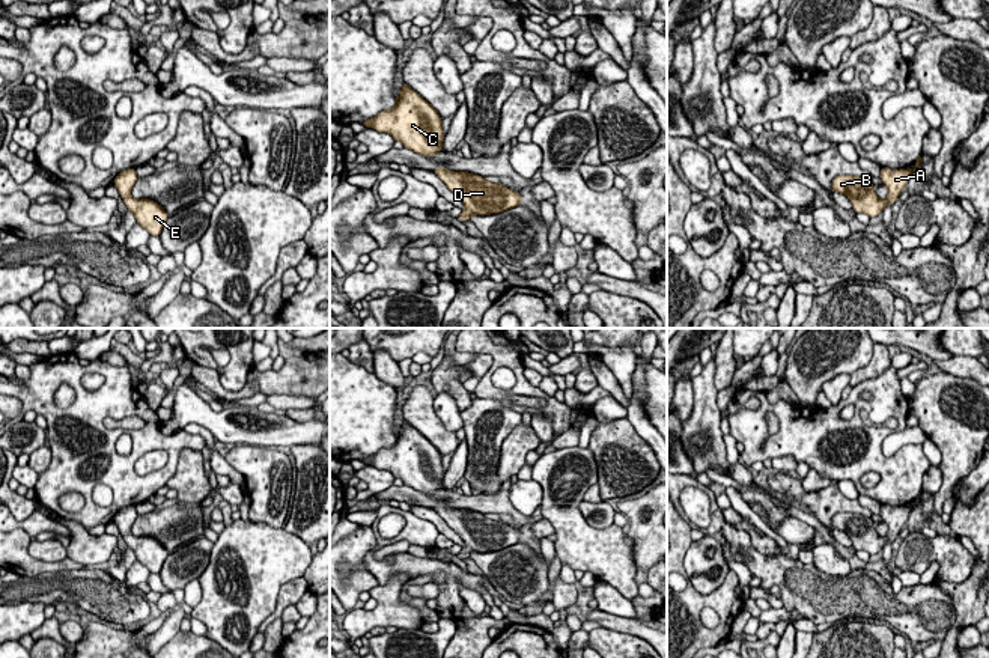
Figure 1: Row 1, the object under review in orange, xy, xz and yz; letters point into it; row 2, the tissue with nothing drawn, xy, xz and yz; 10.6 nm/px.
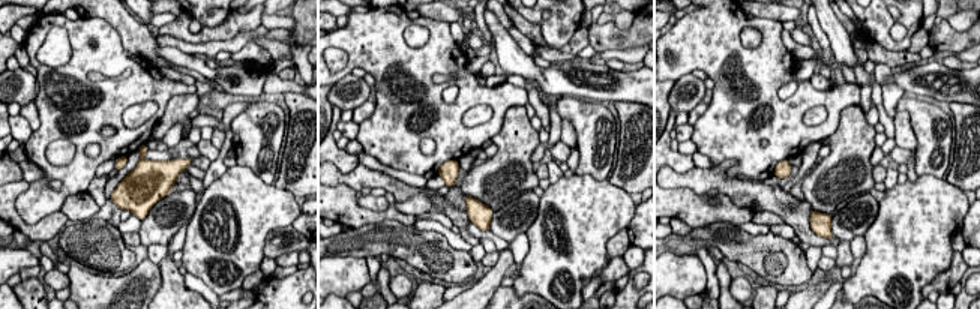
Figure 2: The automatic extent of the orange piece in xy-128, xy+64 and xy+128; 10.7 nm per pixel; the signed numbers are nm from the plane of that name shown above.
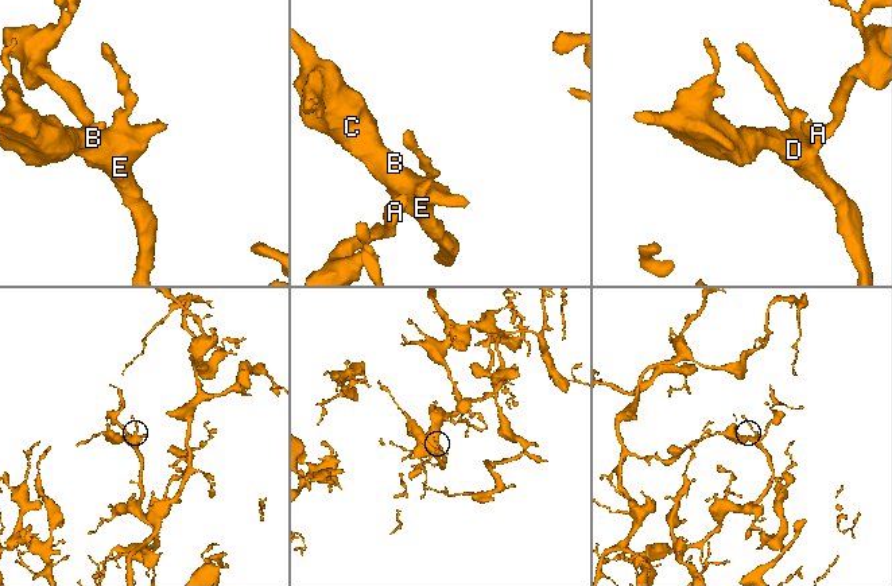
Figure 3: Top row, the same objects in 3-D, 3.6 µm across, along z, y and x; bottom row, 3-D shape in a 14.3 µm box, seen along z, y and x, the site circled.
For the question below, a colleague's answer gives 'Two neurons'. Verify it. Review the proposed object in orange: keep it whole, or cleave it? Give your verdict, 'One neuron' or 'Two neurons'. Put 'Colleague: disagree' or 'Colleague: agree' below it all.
One neuron
Colleague: disagree

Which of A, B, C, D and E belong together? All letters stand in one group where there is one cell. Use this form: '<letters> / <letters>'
A B C D E

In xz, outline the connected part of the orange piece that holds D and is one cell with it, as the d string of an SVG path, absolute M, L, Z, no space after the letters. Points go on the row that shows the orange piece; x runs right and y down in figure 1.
M437 166L434 173L464 203L462 214L458 217L459 221L468 221L473 214L506 212L522 203L518 191L489 182L483 176L468 172L452 172L441 166Z

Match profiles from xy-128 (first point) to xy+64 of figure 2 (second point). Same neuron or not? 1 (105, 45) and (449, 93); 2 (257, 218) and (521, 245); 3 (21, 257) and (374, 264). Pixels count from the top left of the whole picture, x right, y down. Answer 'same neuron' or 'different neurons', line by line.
1: different neurons
2: different neurons
3: different neurons

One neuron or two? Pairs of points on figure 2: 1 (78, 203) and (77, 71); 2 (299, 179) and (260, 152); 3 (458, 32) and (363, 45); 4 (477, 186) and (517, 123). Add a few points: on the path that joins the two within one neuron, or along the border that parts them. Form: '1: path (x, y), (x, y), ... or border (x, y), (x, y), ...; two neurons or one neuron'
1: border (86, 191), (71, 194), (60, 209); two neurons
2: border (276, 179), (272, 183); two neurons
3: border (449, 23), (449, 30), (456, 44); two neurons
4: path (490, 171), (514, 147), (514, 140); one neuron

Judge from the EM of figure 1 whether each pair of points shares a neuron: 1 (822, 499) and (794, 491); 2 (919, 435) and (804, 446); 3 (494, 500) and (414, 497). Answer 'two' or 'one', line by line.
1: one
2: two
3: one

